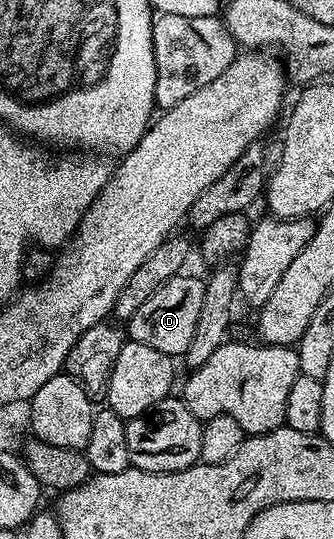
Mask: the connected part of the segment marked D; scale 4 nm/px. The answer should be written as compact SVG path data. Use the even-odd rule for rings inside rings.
M178 275L162 283L155 295L151 295L151 299L147 299L147 303L143 303L143 307L139 307L135 315L131 315L127 323L128 340L155 347L155 351L163 351L174 359L180 358L187 347L191 347L195 323L199 323L199 310L203 308L205 281L202 278L185 276Z

